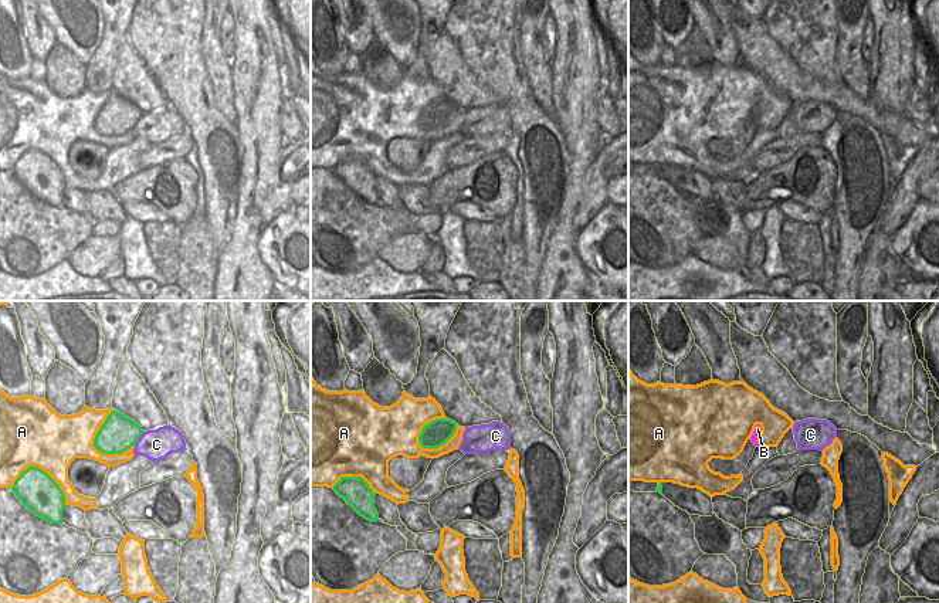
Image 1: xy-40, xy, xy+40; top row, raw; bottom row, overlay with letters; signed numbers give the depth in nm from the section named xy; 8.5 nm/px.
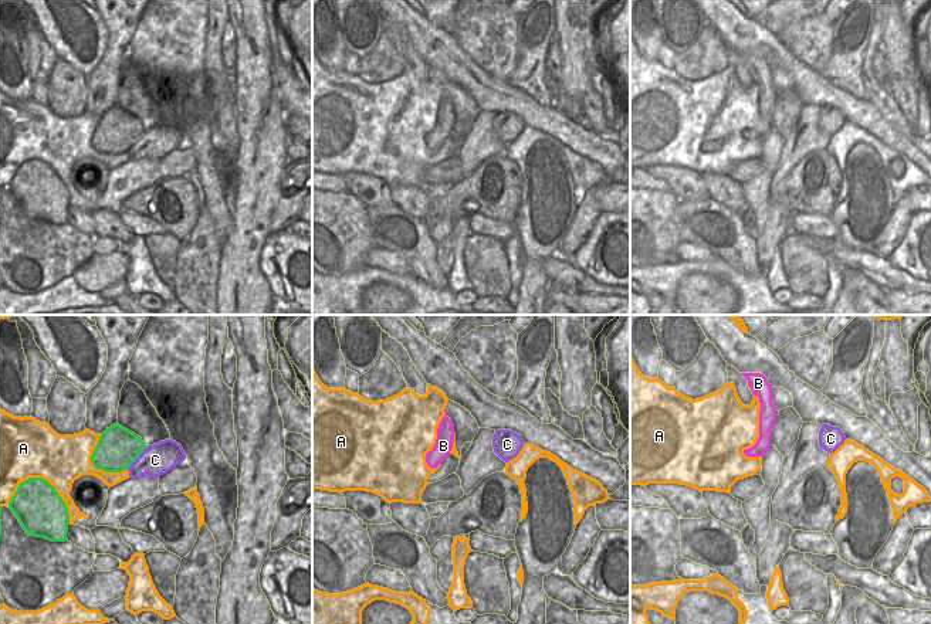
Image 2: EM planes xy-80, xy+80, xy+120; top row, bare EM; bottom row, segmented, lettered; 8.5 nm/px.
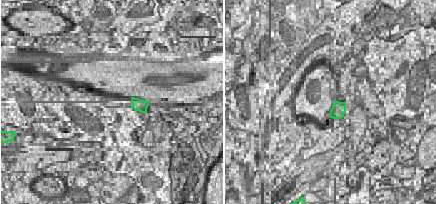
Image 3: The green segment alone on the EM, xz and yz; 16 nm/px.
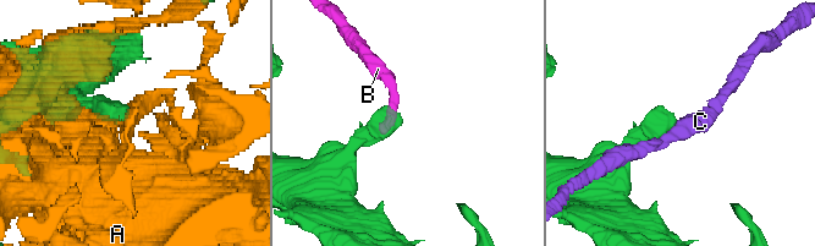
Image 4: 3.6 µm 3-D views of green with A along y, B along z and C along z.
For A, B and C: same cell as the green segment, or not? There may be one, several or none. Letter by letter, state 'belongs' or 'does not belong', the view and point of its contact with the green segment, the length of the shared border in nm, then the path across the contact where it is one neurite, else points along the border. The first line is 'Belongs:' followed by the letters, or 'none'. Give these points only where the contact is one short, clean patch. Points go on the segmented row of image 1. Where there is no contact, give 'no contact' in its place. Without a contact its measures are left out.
Belongs: none
A: does not belong; contact xy (440, 446); length 380 nm
B: does not belong; no contact
C: does not belong; contact xy-40 (138, 439); length 150 nm

